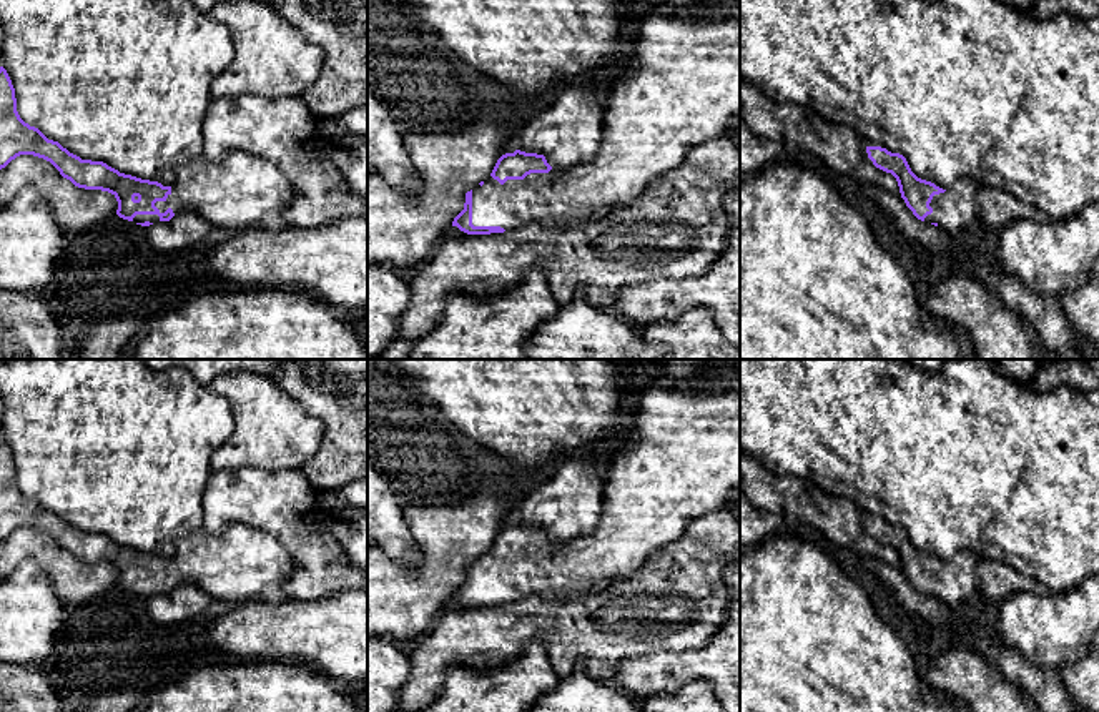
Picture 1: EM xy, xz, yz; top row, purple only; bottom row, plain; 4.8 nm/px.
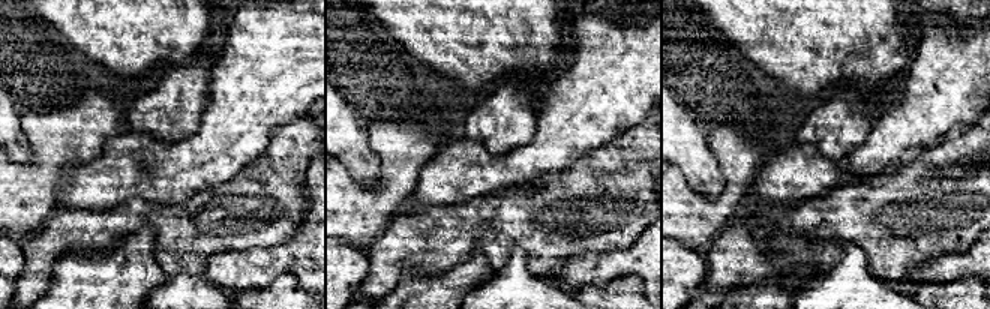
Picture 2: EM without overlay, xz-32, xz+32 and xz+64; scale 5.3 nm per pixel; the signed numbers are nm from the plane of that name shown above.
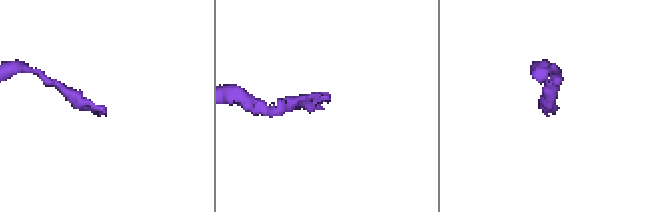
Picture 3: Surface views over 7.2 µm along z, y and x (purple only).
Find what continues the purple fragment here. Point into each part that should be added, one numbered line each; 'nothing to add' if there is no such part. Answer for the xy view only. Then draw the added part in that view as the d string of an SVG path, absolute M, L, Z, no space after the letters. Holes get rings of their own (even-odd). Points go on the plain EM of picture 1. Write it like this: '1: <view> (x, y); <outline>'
1: xy (236, 566); M234 522L221 534L209 534L203 527L178 542L171 566L165 574L156 574L160 586L168 581L175 587L193 584L206 591L214 601L239 606L259 601L268 587L279 586L294 572L291 552L271 534Z

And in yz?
1: yz (956, 581); M969 549L959 551L944 566L934 567L929 579L933 586L924 596L936 596L948 607L954 609L978 591L979 556Z

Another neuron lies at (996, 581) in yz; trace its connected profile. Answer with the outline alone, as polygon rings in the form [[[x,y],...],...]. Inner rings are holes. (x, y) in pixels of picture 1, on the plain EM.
[[[991,559],[978,562],[978,591],[999,604],[1016,592],[1044,594],[1047,587],[1034,579],[1024,577],[1006,564]]]

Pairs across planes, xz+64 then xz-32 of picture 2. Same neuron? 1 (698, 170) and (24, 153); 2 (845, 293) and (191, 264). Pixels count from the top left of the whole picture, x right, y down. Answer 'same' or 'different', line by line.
1: same
2: different

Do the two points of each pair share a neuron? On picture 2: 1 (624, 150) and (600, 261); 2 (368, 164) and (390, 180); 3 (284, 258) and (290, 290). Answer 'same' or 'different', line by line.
1: different
2: different
3: different

